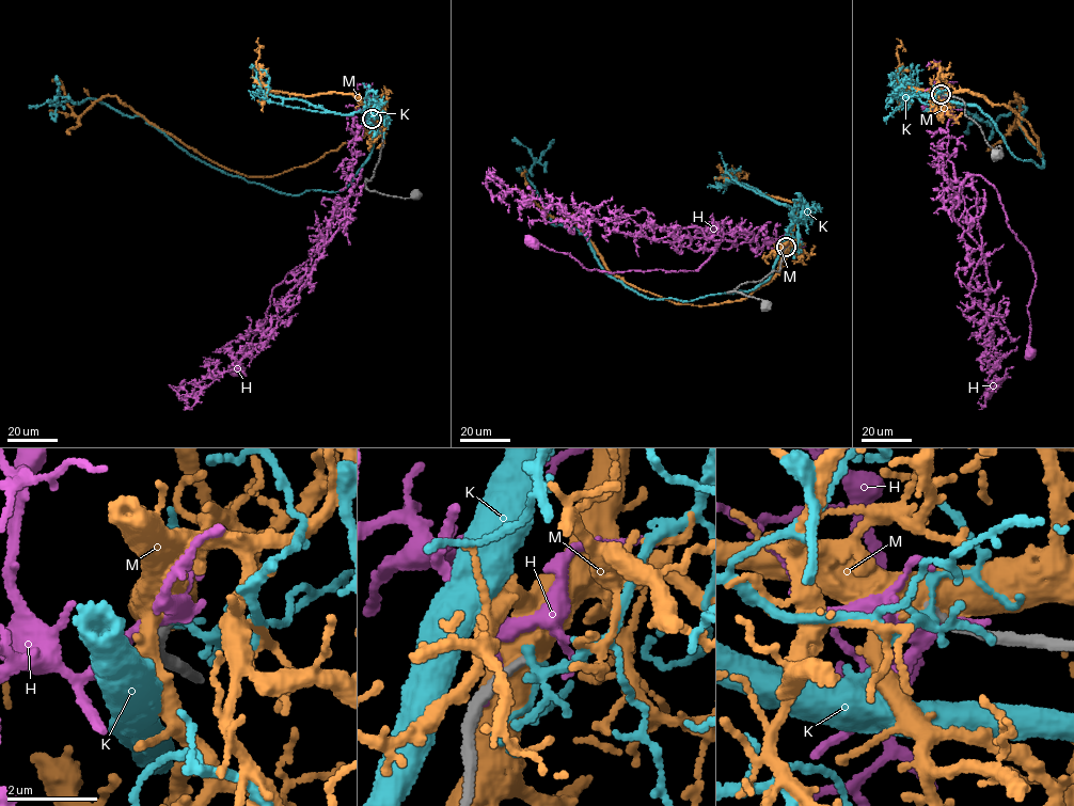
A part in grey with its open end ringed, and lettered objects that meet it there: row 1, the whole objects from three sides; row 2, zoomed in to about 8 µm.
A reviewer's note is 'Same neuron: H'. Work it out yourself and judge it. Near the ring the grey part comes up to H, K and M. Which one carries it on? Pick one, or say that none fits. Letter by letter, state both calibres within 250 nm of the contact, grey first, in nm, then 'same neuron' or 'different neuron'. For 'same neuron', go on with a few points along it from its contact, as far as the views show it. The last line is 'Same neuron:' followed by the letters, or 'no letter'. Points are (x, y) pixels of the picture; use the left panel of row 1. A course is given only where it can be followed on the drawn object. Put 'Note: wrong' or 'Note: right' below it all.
H: 320/170 nm | different neuron
K: 200/140 nm | different neuron
M: 200/550 nm | different neuron
Same neuron: no letter
Note: wrong

